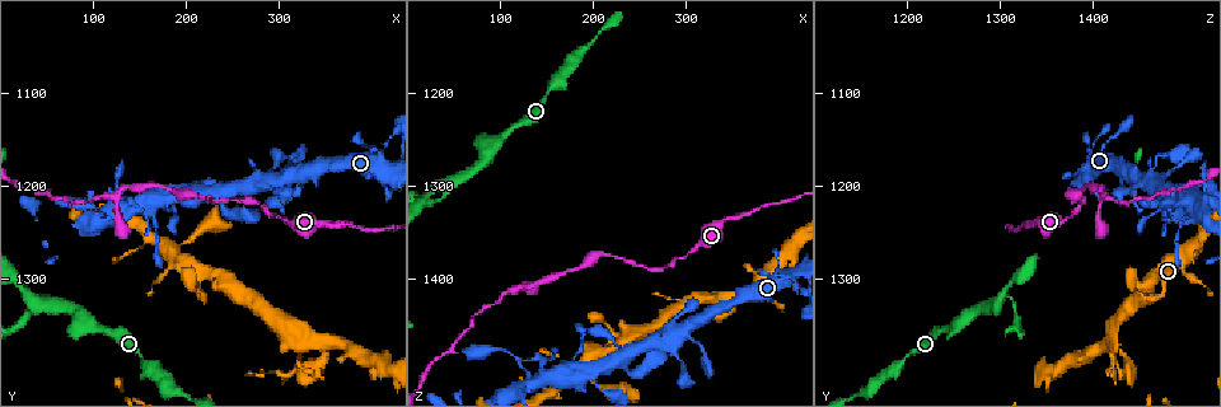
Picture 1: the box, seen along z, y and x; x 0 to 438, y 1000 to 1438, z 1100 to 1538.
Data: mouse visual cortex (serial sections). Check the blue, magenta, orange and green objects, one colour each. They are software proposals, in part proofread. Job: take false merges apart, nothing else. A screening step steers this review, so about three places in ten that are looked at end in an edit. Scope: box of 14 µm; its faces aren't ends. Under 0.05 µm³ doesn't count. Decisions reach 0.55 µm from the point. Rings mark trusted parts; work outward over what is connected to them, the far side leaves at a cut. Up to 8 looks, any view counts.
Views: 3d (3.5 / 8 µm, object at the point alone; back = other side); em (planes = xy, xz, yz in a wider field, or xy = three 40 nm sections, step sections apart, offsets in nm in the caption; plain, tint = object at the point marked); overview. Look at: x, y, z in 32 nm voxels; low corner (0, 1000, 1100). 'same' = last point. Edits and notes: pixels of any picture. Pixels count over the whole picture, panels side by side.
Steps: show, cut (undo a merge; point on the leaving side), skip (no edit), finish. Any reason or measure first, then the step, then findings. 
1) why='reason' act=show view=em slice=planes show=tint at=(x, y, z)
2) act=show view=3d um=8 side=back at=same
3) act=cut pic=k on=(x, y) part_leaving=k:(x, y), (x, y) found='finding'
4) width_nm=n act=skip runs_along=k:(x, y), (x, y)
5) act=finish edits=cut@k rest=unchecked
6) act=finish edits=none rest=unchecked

why='three-way junction' act=show view=em slice=xy step=3 show=tint at=(320, 1185, 1445)

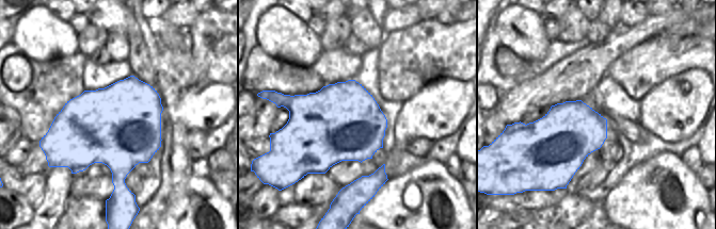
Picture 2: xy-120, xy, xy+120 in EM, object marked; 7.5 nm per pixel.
why='see where the arms go' act=show view=3d um=3.5 at=same

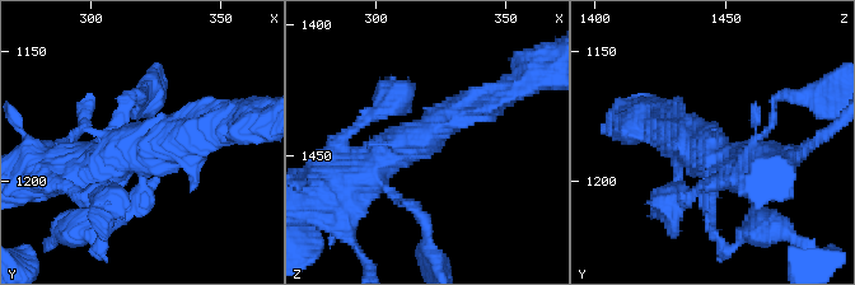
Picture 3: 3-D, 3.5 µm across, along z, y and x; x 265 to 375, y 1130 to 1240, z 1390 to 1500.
arm_widths_nm=150,400,450 act=skip runs_along=3:(498, 94), (451, 115), (358, 180) found='all the same cell'

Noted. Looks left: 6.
why='narrows sharply' act=show view=3d um=3.5 side=back at=(320, 1380, 1420)

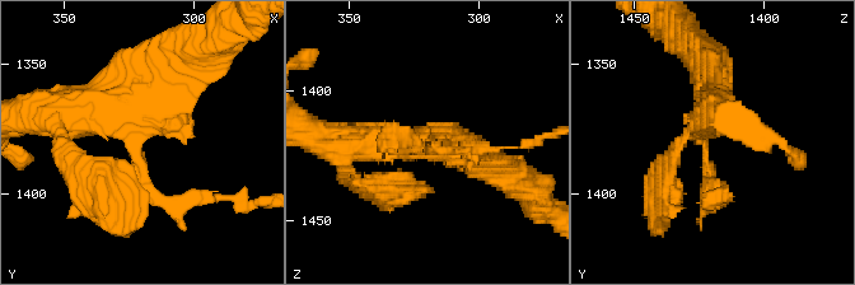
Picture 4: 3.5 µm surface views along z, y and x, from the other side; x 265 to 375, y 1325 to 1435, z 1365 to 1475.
why='need the tissue' act=show view=em slice=xy step=1 show=tint at=(321, 1384, 1423)

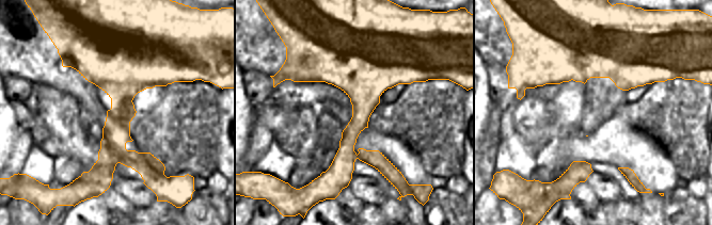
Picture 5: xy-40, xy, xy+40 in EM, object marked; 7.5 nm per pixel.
act=skip runs_along=4:(714, 76), (704, 201) found='one cell here'

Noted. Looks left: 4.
why='calibre changes' act=show view=3d um=3.5 at=(125, 1215, 1410)

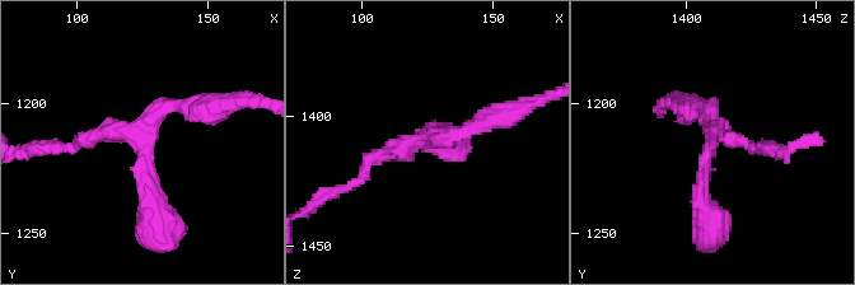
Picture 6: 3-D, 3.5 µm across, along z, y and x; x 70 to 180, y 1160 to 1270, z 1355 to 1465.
arms=3 arm_widths_nm=200,200,250 why='need the tissue' act=show view=em slice=xy step=2 show=tint at=(126, 1211, 1410)

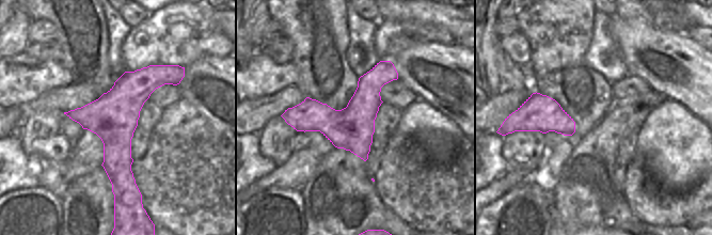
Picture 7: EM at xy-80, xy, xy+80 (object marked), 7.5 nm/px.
act=skip runs_along=7:(163, 67), (120, 111), (126, 188) found='all the same cell'

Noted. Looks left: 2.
why='thin neck' act=show view=3d um=3.5 side=back at=(75, 1220, 1440)

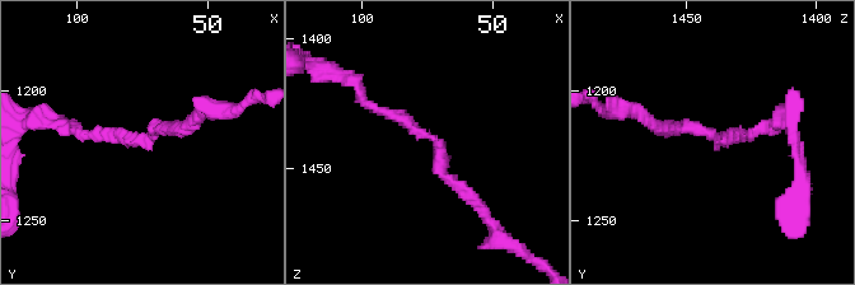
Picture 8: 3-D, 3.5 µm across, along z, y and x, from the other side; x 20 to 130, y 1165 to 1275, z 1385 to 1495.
arm_widths_nm=150,150 act=show view=em slice=xy step=1 show=tint at=(74, 1218, 1437)

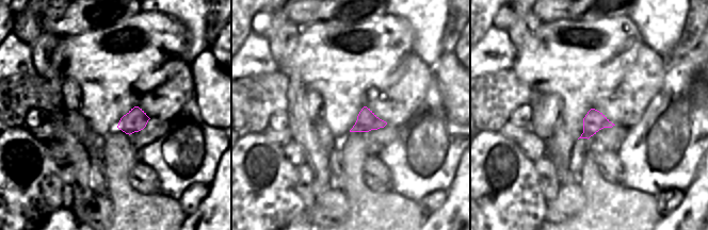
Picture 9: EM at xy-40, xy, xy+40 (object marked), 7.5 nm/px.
act=skip found='one cell here'

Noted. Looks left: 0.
act=finish edits=none rest=unchecked

